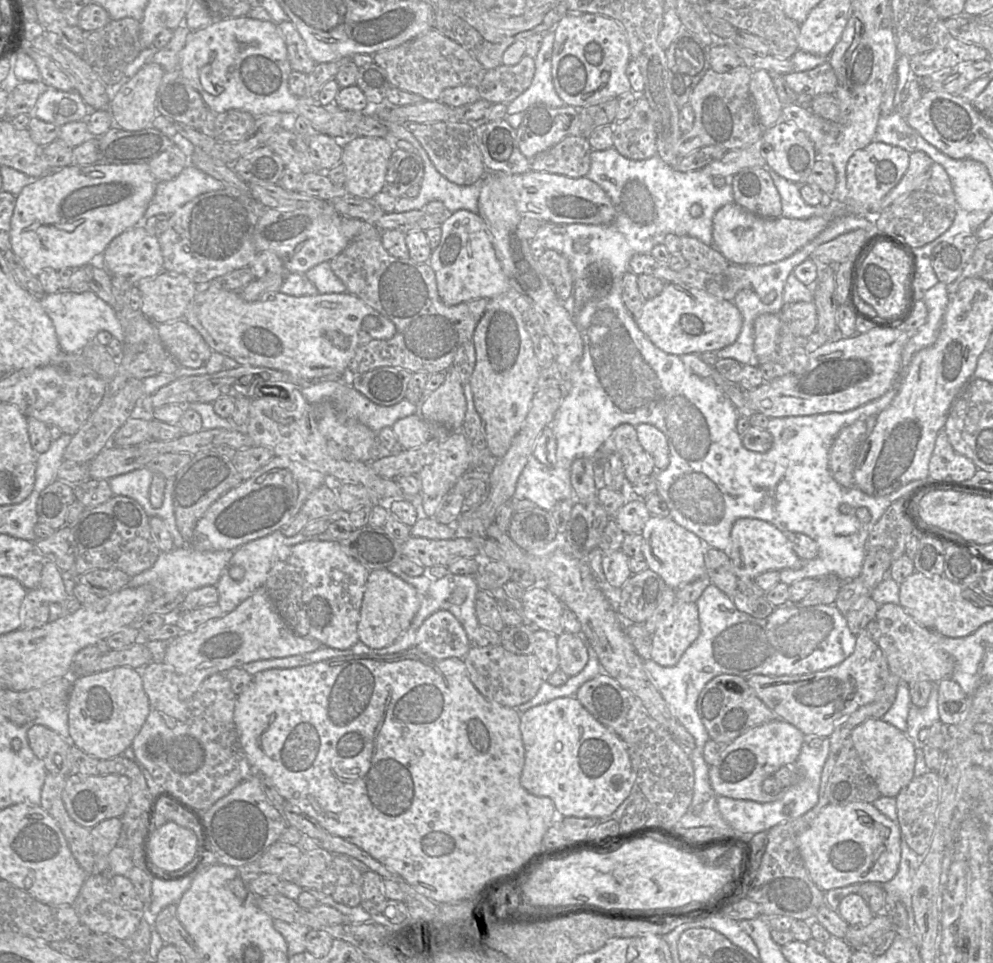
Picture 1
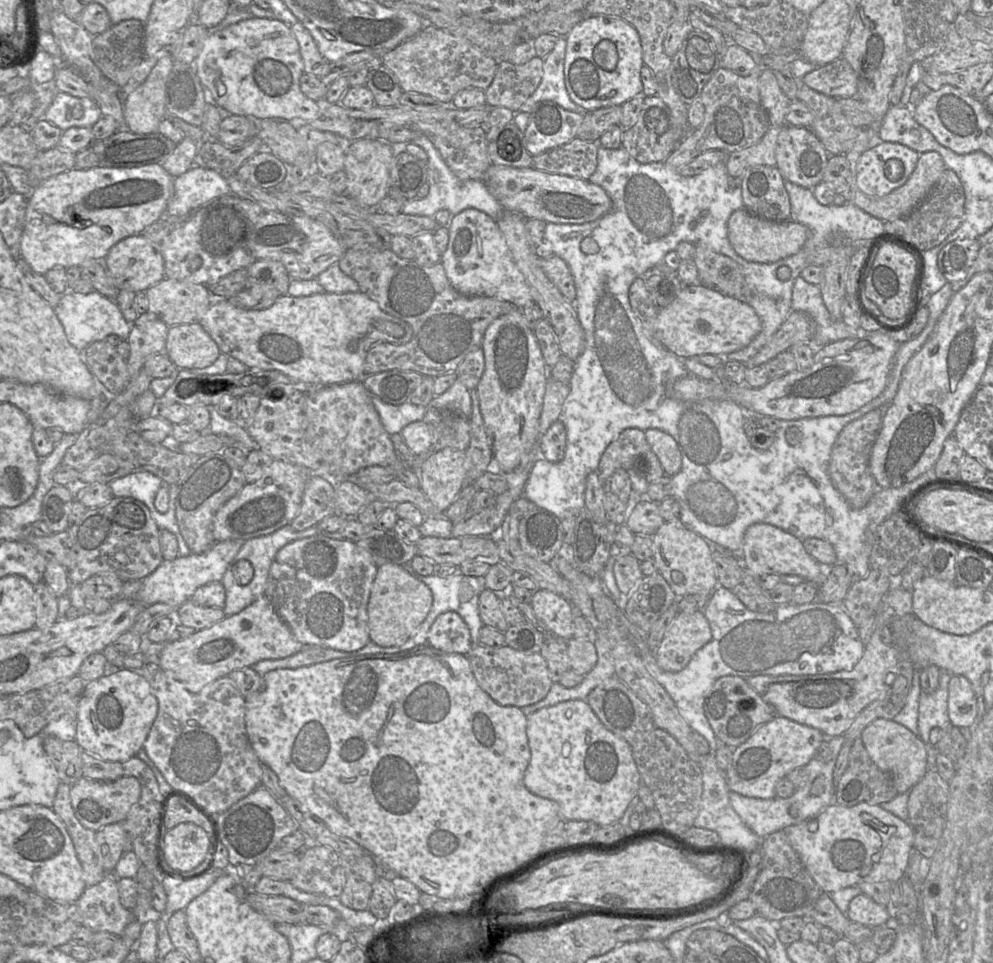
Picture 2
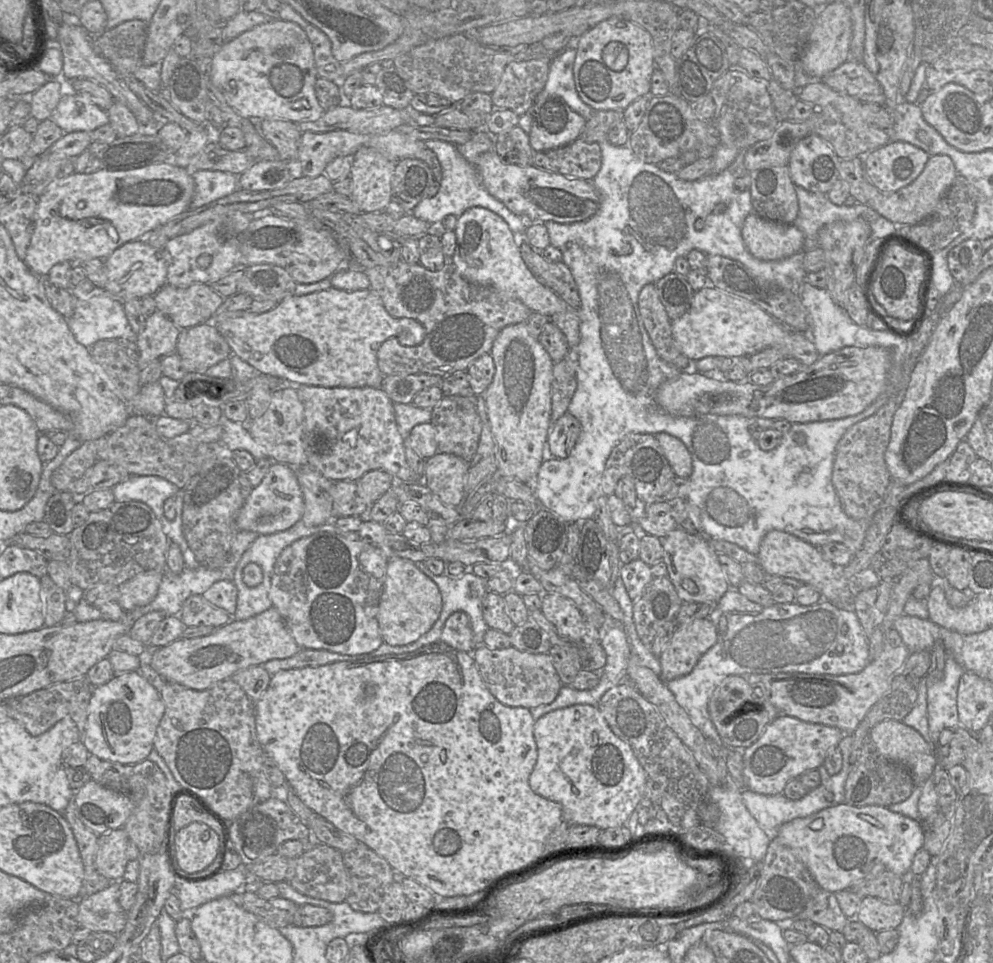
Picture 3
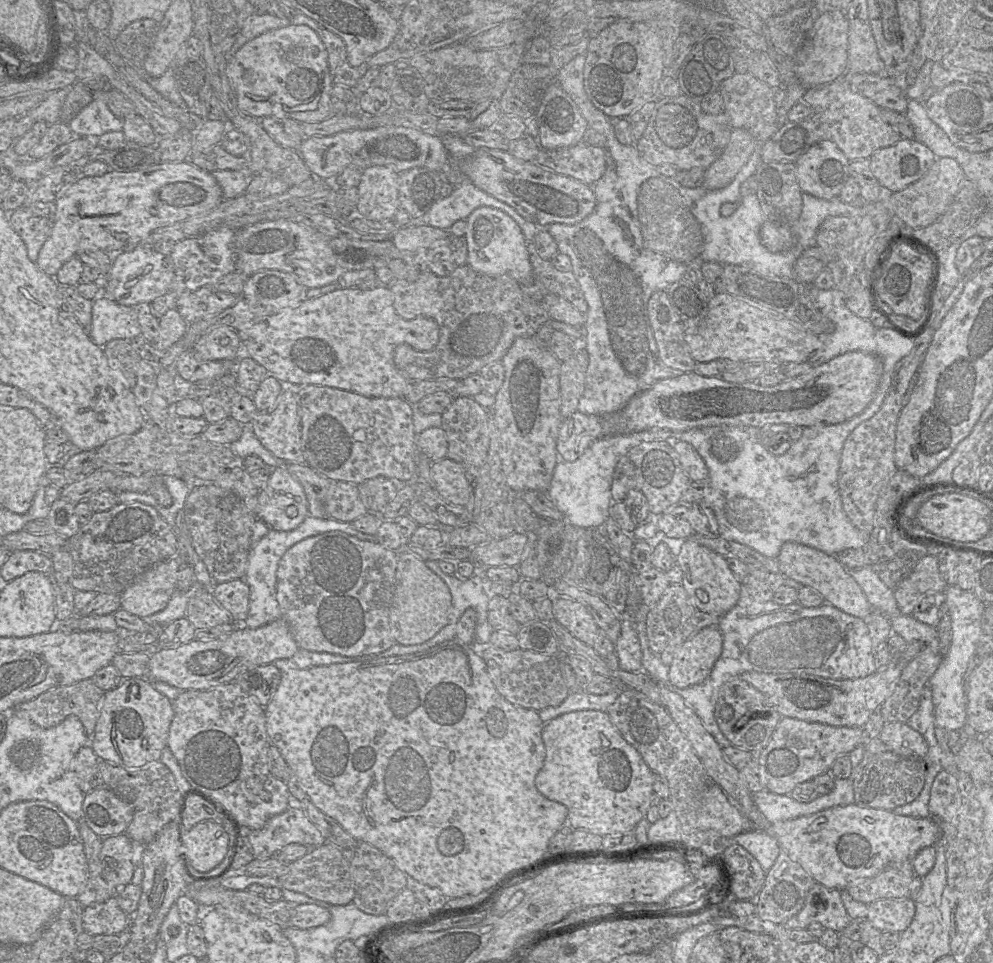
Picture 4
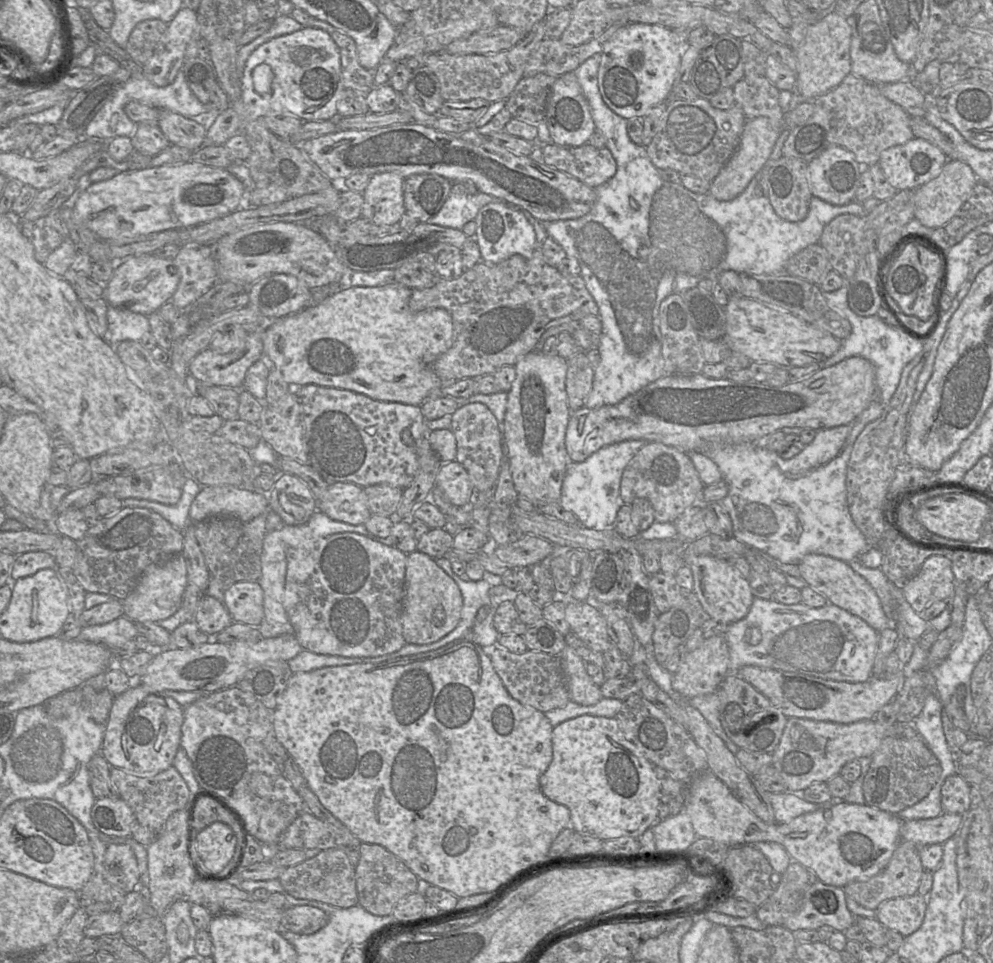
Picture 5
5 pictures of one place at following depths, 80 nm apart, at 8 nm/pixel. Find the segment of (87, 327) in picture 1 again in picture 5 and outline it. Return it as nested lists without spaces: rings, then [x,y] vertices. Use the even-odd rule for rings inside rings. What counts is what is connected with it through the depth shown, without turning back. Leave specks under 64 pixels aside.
[[[108,307],[107,310],[107,332],[105,339],[109,344],[117,344],[122,341],[140,341],[146,334],[150,333],[150,326],[147,316],[129,310]]]

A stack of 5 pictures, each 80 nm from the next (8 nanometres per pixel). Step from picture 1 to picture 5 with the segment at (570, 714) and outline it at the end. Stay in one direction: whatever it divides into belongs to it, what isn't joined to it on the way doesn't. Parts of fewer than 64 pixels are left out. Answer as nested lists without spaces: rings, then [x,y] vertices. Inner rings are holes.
[[[581,715],[573,719],[566,720],[553,727],[552,731],[552,756],[548,767],[540,777],[540,786],[543,794],[558,804],[564,805],[570,812],[570,827],[575,832],[593,836],[601,840],[630,836],[638,839],[647,829],[651,828],[658,820],[658,805],[661,794],[661,783],[654,772],[654,765],[640,752],[640,750],[621,731],[615,718]]]

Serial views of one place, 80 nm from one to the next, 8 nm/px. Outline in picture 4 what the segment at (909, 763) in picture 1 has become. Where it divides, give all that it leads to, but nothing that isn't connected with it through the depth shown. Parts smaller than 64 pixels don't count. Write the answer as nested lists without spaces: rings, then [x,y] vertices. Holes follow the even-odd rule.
[[[904,722],[886,723],[879,739],[894,753],[902,756],[917,756],[926,762],[928,744],[925,738]]]

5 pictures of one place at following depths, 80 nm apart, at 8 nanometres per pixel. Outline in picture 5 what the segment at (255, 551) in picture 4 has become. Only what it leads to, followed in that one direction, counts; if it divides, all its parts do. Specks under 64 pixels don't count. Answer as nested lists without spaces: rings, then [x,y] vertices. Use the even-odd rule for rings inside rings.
[[[316,510],[310,519],[301,525],[283,524],[279,529],[266,533],[263,541],[263,549],[261,553],[261,577],[258,581],[263,589],[264,600],[264,617],[257,629],[263,638],[274,638],[285,634],[294,634],[293,627],[289,621],[287,613],[283,605],[283,596],[285,589],[285,579],[287,572],[286,550],[288,548],[302,548],[305,545],[313,544],[316,540],[333,534],[342,532],[353,532],[363,535],[372,540],[377,536],[371,534],[362,525],[351,525],[341,521],[333,520],[323,512]]]

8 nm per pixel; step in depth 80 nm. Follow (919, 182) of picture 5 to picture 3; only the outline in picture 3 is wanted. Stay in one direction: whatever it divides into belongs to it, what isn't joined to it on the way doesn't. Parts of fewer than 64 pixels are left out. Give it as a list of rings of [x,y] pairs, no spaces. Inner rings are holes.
[[[891,141],[866,156],[864,171],[878,190],[893,193],[913,182],[929,157],[924,150],[912,144]]]

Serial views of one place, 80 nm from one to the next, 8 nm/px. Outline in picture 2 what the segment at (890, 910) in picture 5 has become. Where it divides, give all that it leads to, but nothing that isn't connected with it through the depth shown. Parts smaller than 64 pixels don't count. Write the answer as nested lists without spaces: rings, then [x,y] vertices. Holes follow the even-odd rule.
[[[859,894],[851,900],[846,916],[852,922],[873,929],[891,924],[891,914],[887,906],[876,903],[864,894]]]

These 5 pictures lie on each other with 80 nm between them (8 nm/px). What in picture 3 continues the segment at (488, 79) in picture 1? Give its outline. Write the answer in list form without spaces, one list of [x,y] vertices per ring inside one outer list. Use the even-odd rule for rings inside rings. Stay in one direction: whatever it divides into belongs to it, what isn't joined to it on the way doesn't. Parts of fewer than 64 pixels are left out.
[[[547,60],[512,61],[490,94],[496,109],[509,109],[521,116],[529,111],[542,92],[549,75]]]

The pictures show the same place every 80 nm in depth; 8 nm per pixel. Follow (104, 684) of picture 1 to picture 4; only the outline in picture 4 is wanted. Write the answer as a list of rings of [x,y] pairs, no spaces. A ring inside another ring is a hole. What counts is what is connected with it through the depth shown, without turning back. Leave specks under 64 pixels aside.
[[[124,678],[116,689],[105,692],[101,713],[89,745],[101,760],[126,768],[142,767],[160,761],[162,752],[167,748],[173,717],[172,701],[157,691],[148,678]]]

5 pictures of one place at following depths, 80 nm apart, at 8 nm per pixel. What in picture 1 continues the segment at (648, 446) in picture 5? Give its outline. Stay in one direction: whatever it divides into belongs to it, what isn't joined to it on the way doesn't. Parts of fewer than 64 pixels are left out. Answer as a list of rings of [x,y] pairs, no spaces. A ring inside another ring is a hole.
[[[621,424],[613,430],[598,450],[600,458],[609,454],[620,456],[625,476],[631,484],[641,477],[654,476],[654,461],[640,444],[633,425]]]

